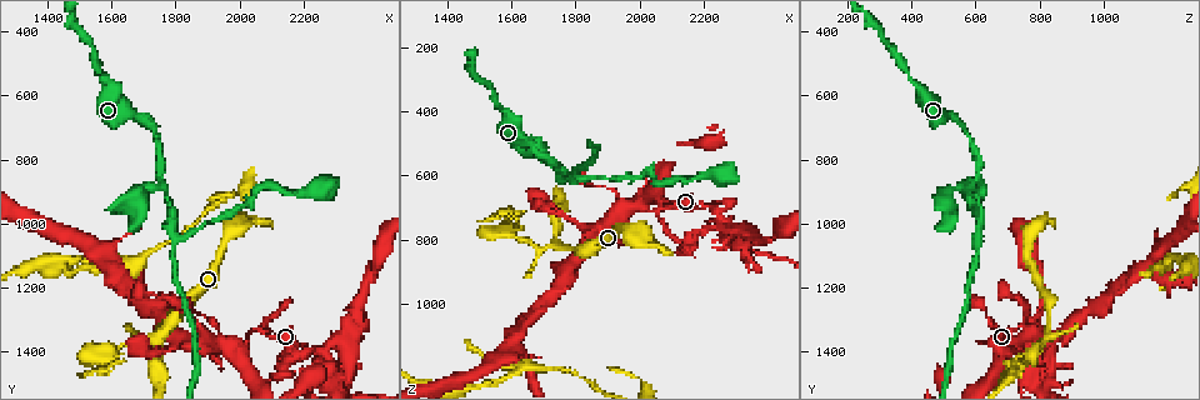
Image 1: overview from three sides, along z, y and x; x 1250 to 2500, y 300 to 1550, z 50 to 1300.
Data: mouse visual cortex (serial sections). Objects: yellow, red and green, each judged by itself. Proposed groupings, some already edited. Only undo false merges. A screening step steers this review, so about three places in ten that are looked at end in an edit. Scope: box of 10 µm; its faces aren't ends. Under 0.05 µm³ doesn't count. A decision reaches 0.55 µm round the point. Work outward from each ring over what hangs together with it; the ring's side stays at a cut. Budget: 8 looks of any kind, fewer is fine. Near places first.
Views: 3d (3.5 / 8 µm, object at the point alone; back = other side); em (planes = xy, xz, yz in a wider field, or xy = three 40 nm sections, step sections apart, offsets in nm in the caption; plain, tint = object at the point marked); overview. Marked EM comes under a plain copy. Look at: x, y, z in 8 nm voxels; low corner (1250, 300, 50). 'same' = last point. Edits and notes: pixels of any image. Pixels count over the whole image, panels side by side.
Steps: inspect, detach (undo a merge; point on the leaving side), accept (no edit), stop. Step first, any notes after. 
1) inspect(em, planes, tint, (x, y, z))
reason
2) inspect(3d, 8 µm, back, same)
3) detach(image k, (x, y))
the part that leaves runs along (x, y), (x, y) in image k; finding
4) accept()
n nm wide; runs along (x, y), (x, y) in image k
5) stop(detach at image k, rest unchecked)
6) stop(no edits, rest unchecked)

inspect(em, xy, step 5, tint, (1740, 1350, 820))
three arms meet

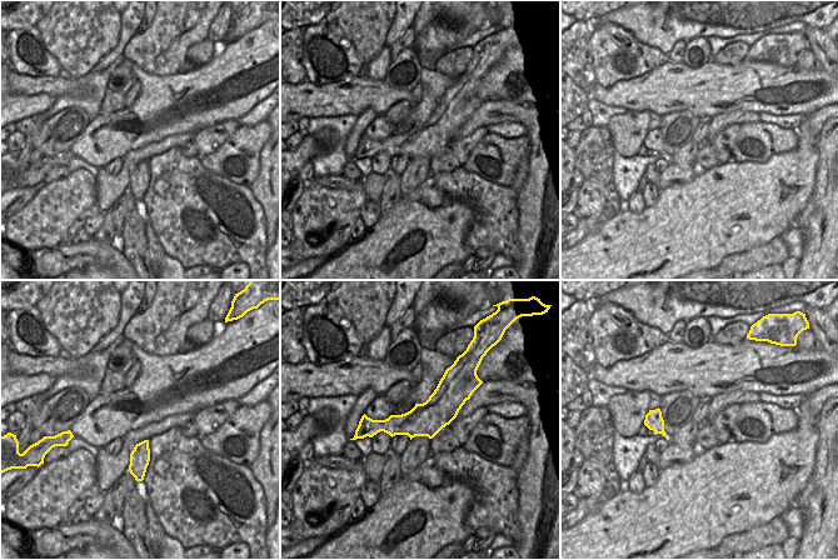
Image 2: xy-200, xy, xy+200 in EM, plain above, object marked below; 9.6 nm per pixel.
inspect(3d, 3.5 µm, same)

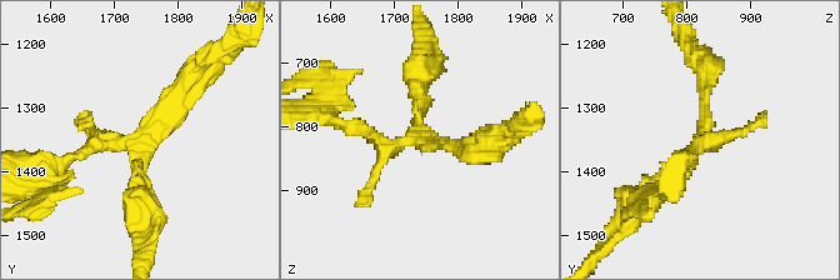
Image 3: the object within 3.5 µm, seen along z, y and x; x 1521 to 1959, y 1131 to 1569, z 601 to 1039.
accept()
runs along (193, 73), (139, 138), (70, 156) in image 3; one cell here

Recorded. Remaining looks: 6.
inspect(3d, 3.5 µm, (2010, 1380, 700))
four-way junction

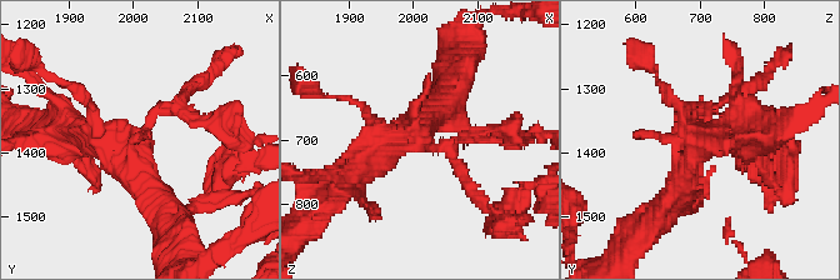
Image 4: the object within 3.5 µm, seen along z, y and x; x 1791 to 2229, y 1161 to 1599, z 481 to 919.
inspect(em, xy, step 2, tint, (2000, 1380, 700))

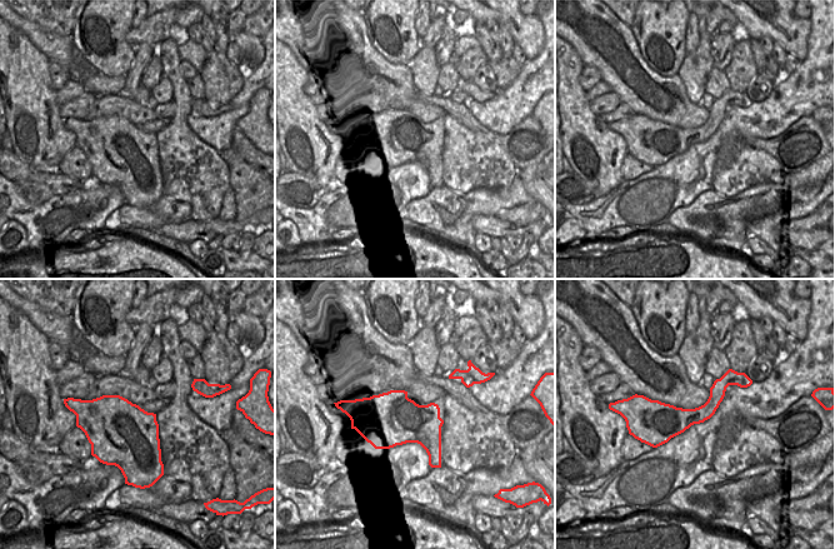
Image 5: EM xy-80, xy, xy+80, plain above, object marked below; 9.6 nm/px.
accept()
runs along (476, 131), (450, 148), (388, 141), (346, 176) in image 4; continuous, no second cell

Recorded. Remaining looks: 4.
inspect(3d, 3.5 µm, (1800, 1040, 610))
three-way junction

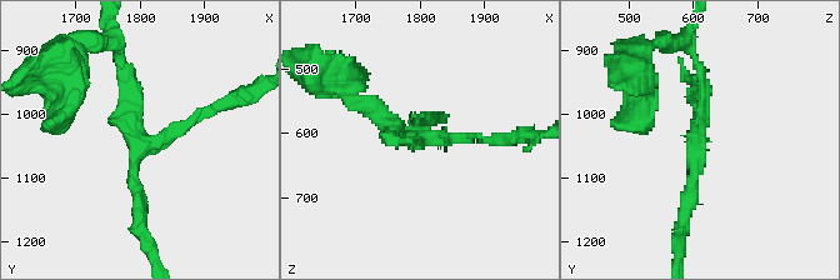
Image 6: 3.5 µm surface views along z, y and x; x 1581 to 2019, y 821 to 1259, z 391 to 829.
inspect(em, xy, step 1, tint, (1800, 1045, 610))
3 arms; arms of 100, 150, 200 nm

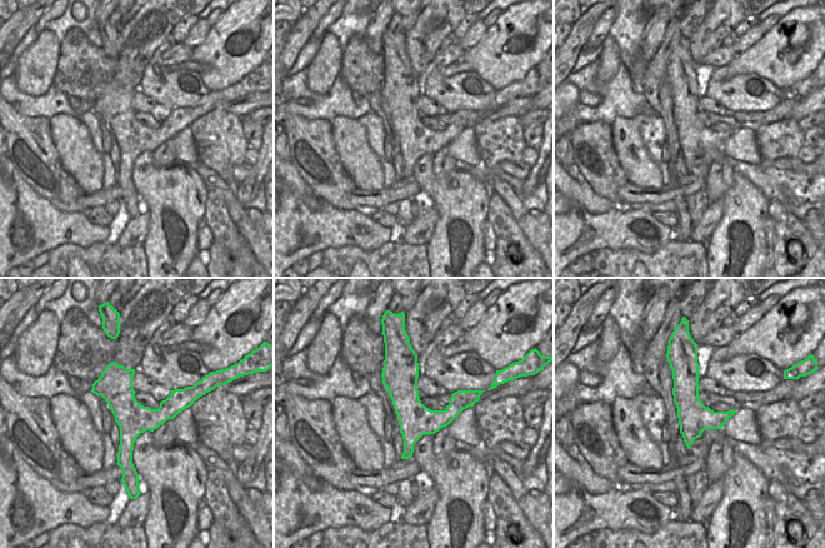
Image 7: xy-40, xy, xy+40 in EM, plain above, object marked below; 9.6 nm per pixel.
inspect(em, xy, step 5, tint, same)

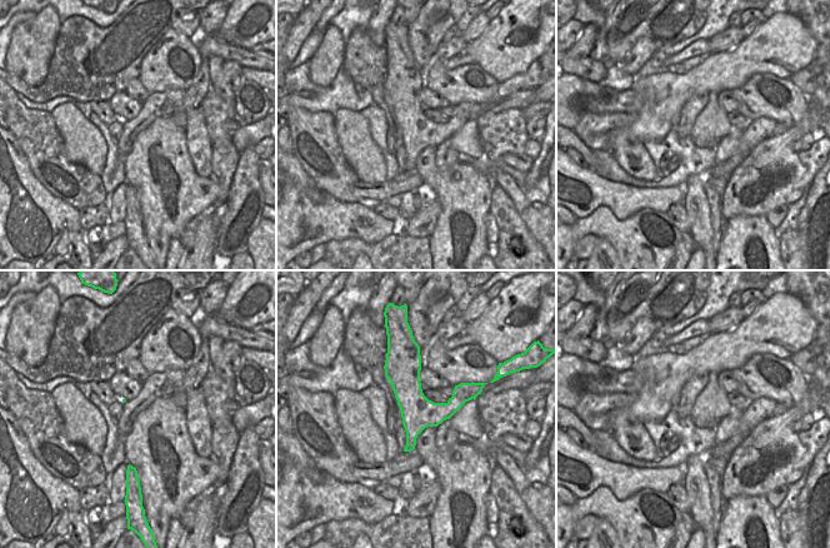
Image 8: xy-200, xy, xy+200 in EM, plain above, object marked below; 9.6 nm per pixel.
accept()
runs along (409, 357), (411, 442), (408, 448) in image 8; continuous, no second cell

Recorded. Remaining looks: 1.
stop(no edits, rest unchecked)

